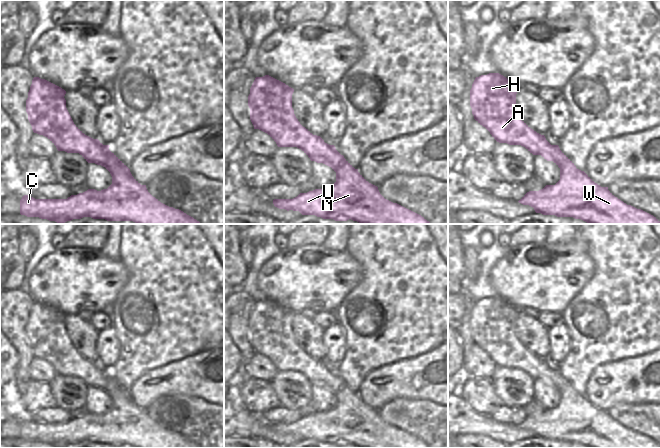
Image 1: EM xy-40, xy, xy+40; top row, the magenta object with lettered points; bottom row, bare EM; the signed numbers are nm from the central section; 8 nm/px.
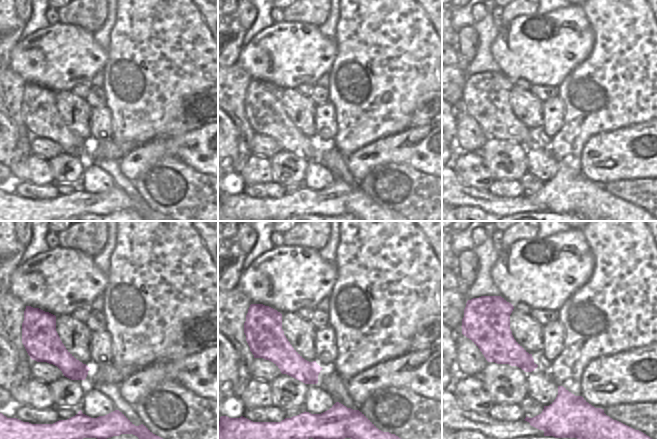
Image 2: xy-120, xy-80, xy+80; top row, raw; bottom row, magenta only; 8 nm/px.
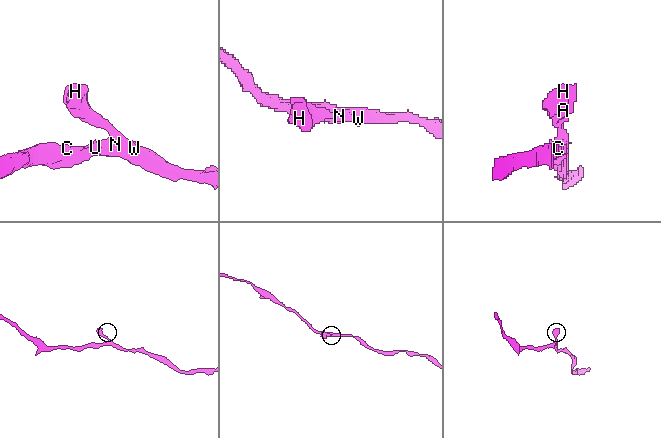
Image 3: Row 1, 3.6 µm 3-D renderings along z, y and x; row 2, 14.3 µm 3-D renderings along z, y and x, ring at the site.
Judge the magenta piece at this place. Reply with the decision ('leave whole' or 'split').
leave whole

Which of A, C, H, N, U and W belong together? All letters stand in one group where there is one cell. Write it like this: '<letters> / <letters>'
A C H N U W

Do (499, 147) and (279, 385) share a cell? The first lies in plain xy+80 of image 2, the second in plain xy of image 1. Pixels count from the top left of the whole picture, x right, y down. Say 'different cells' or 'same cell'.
same cell

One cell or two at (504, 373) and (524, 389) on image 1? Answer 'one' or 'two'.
one

